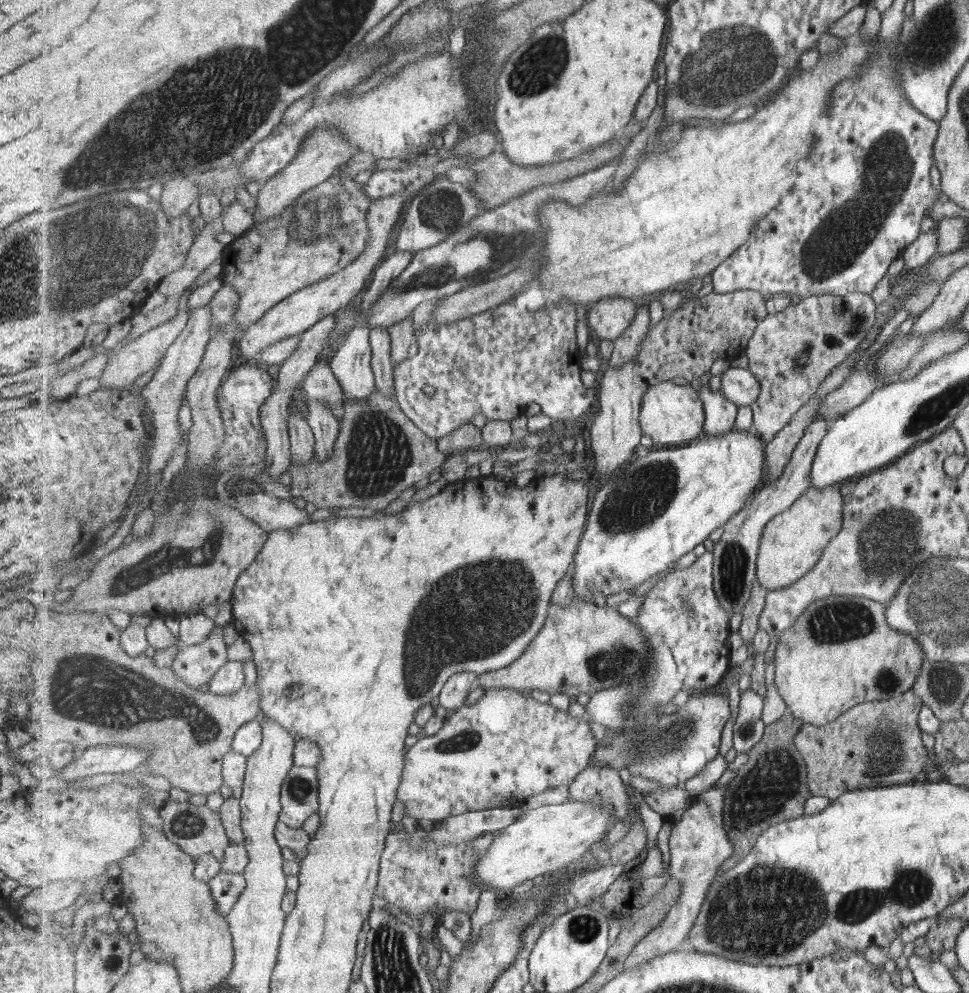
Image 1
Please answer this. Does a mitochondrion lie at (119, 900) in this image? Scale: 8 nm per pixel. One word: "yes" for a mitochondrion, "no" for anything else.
no

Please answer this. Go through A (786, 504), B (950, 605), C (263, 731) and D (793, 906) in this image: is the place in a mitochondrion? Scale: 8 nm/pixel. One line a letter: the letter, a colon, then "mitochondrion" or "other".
A: other
B: mitochondrion
C: other
D: mitochondrion

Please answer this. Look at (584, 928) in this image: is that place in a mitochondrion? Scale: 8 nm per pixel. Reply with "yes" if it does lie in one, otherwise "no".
yes

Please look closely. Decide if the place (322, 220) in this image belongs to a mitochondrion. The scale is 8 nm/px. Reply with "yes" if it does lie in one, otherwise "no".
yes

